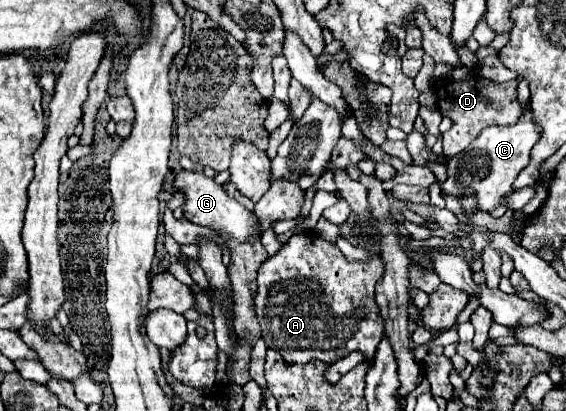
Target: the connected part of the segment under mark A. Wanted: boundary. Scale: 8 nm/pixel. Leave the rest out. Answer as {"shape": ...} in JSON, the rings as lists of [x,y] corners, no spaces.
{"shape":[[[302,231],[288,239],[282,249],[268,257],[260,269],[258,269],[258,289],[254,297],[254,311],[262,327],[262,339],[270,349],[276,349],[284,361],[304,365],[312,359],[334,363],[342,357],[346,357],[352,351],[360,351],[366,361],[370,363],[370,357],[374,357],[374,349],[378,347],[378,341],[384,337],[384,323],[380,317],[380,309],[374,301],[374,285],[382,277],[382,261],[378,257],[368,261],[346,261],[344,253],[322,239],[314,231]]]}

